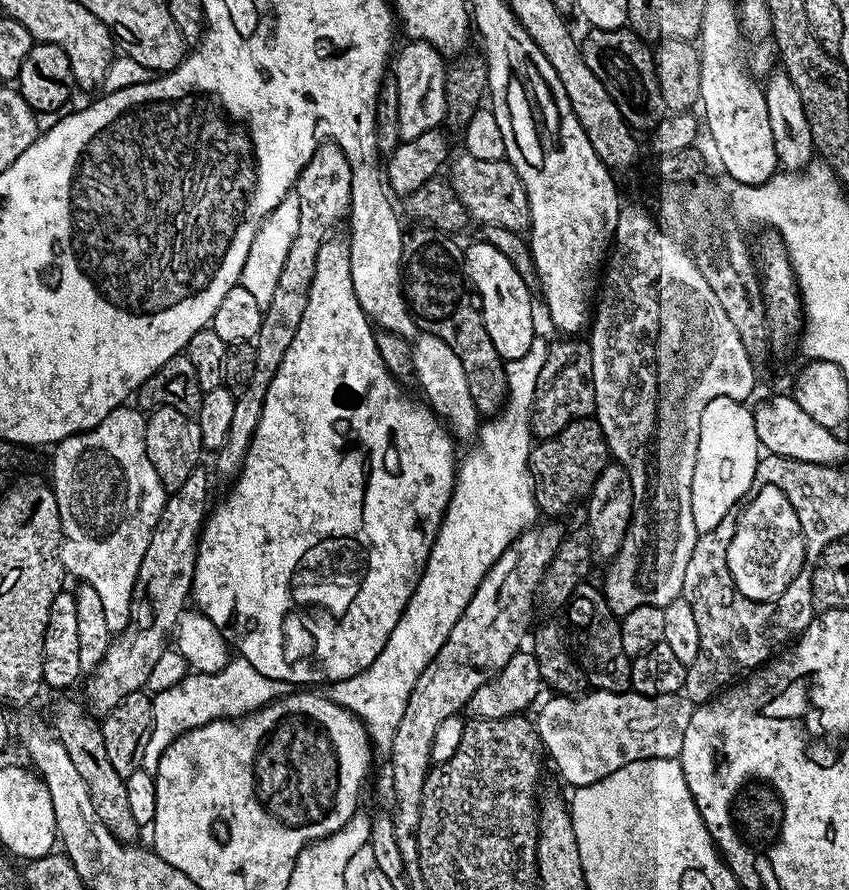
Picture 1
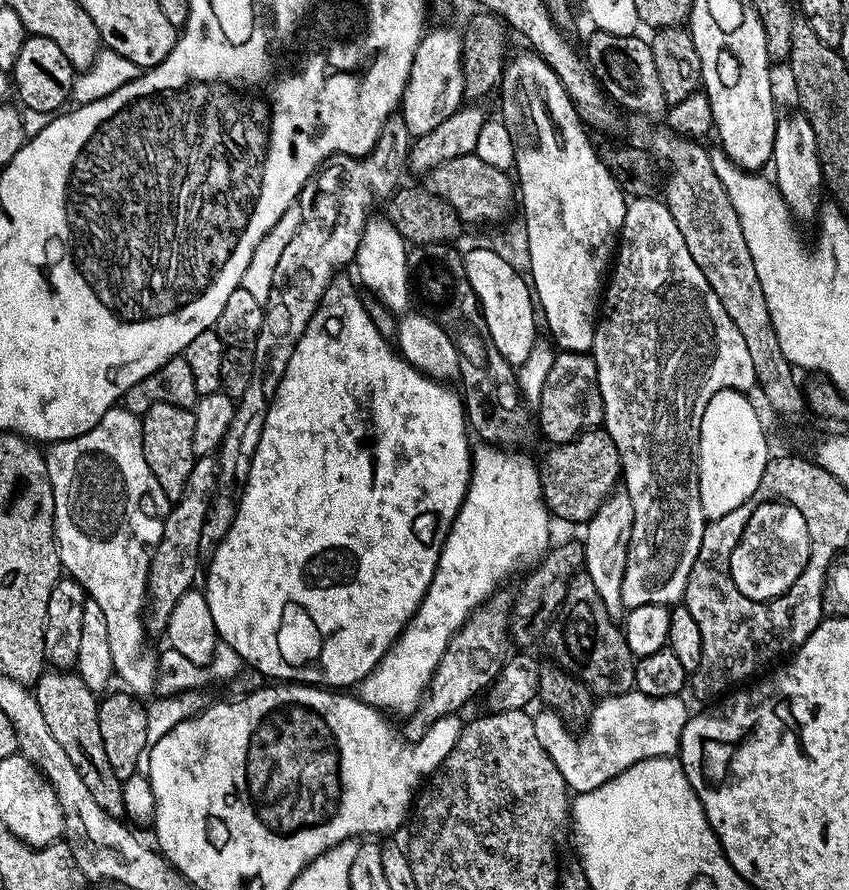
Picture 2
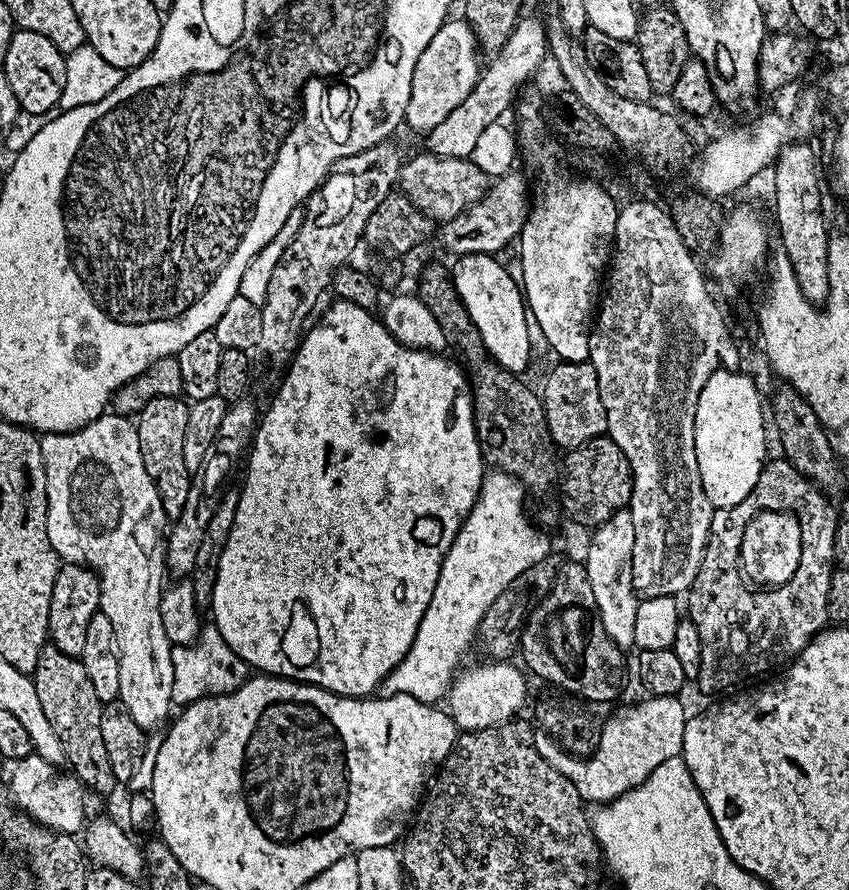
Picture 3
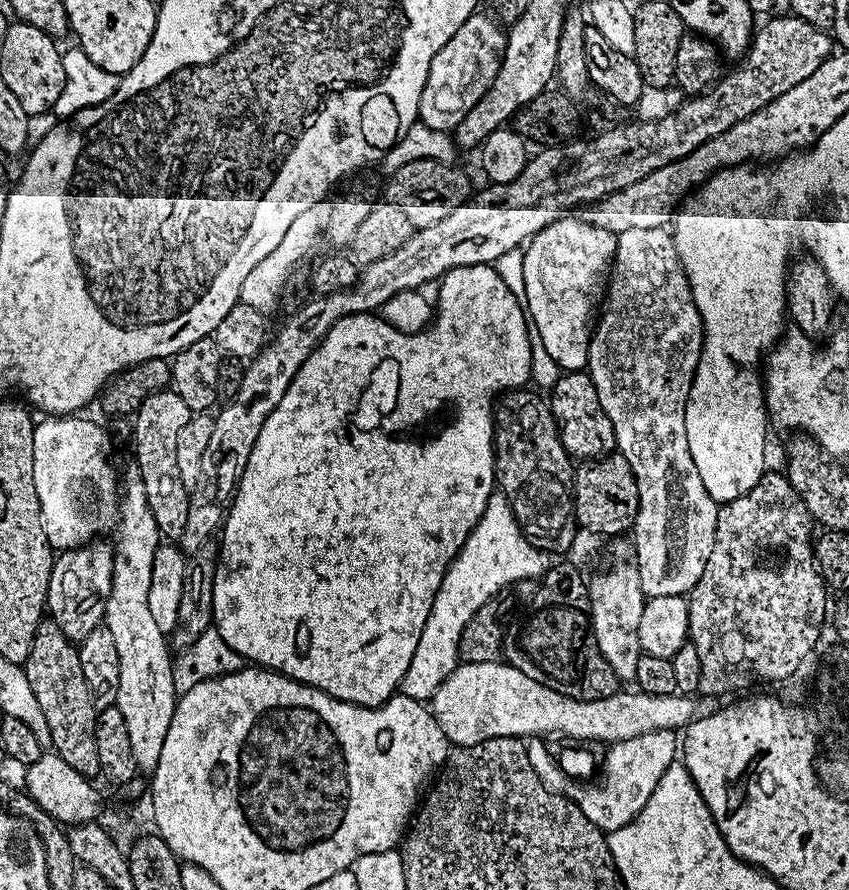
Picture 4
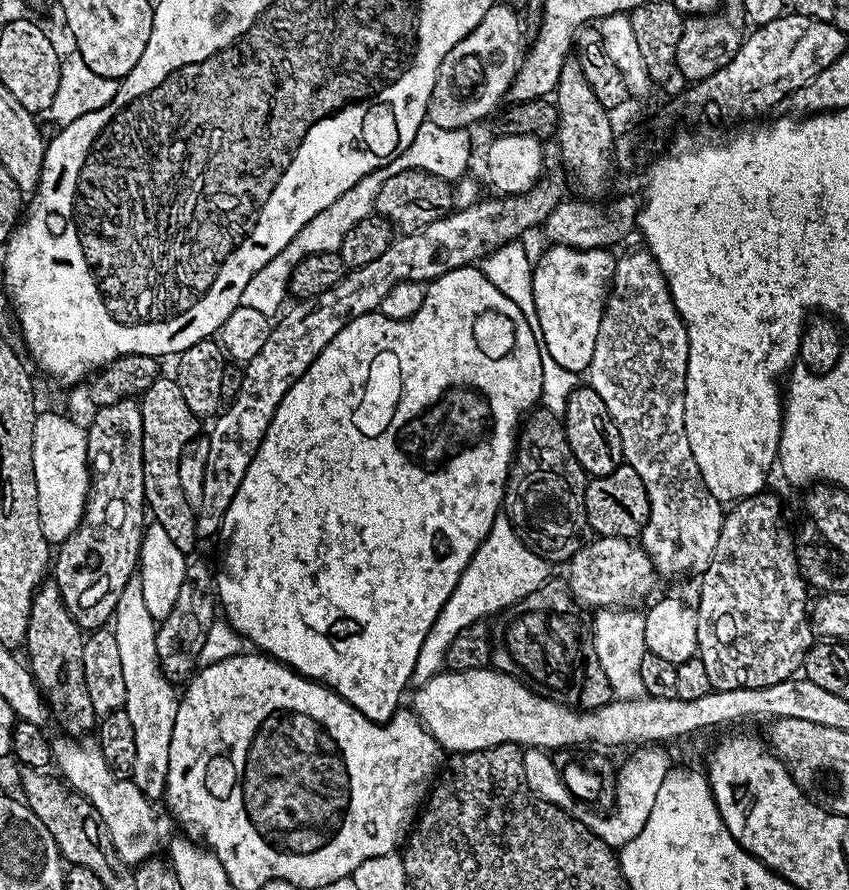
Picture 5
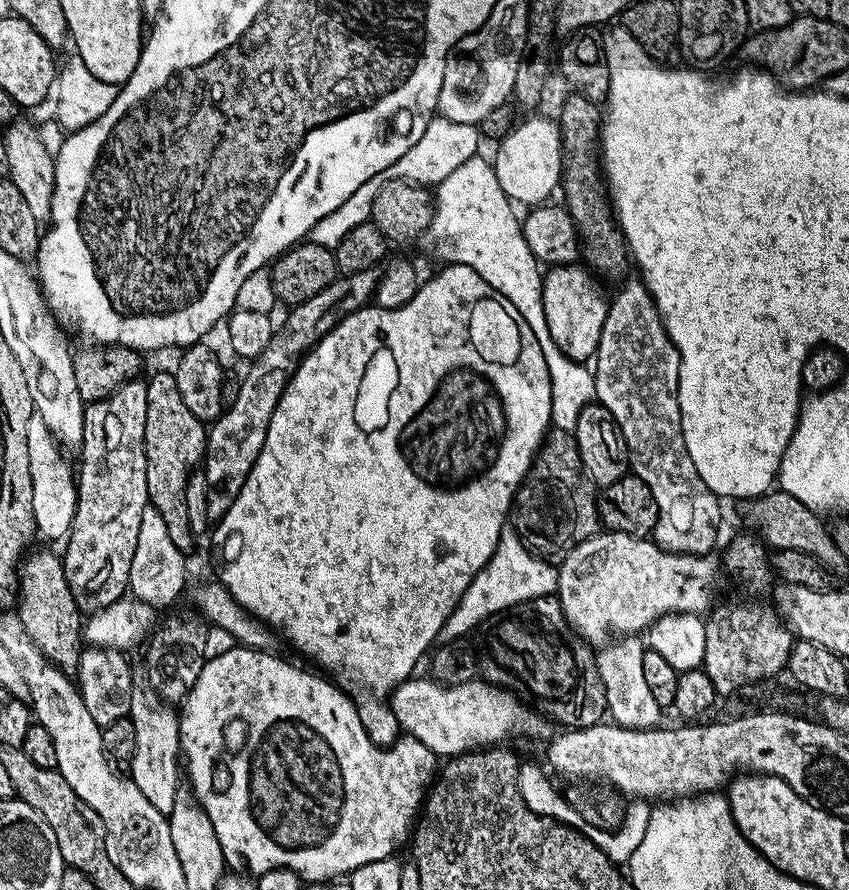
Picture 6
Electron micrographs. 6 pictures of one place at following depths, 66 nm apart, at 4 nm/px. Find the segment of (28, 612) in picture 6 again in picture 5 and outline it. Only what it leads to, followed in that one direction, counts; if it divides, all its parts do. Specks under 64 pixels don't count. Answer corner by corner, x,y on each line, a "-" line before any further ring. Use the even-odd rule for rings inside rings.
45,582
32,597
30,622
24,644
28,648
27,667
30,669
49,707
54,708
56,720
63,731
73,738
83,737
97,727
98,717
90,706
90,694
86,690
86,674
82,666
82,650
86,639
85,629
70,618
64,609
62,594
54,582

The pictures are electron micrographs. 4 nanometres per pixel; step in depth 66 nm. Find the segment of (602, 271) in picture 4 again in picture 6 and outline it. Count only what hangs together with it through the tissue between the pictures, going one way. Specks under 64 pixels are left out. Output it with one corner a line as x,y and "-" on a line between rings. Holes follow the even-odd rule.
579,263
549,267
543,273
543,278
542,306
546,314
544,326
550,338
569,359
591,361
596,354
610,303
609,297
604,297
604,292
600,289
601,281

